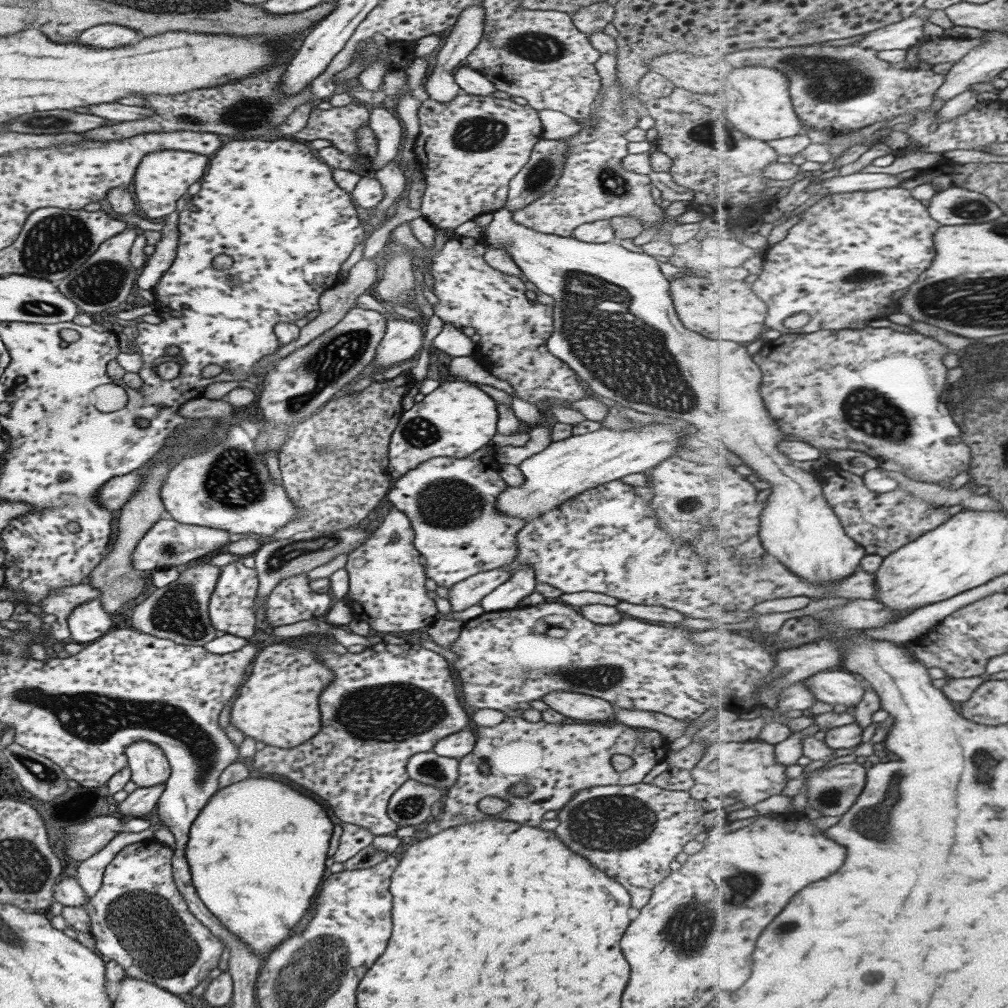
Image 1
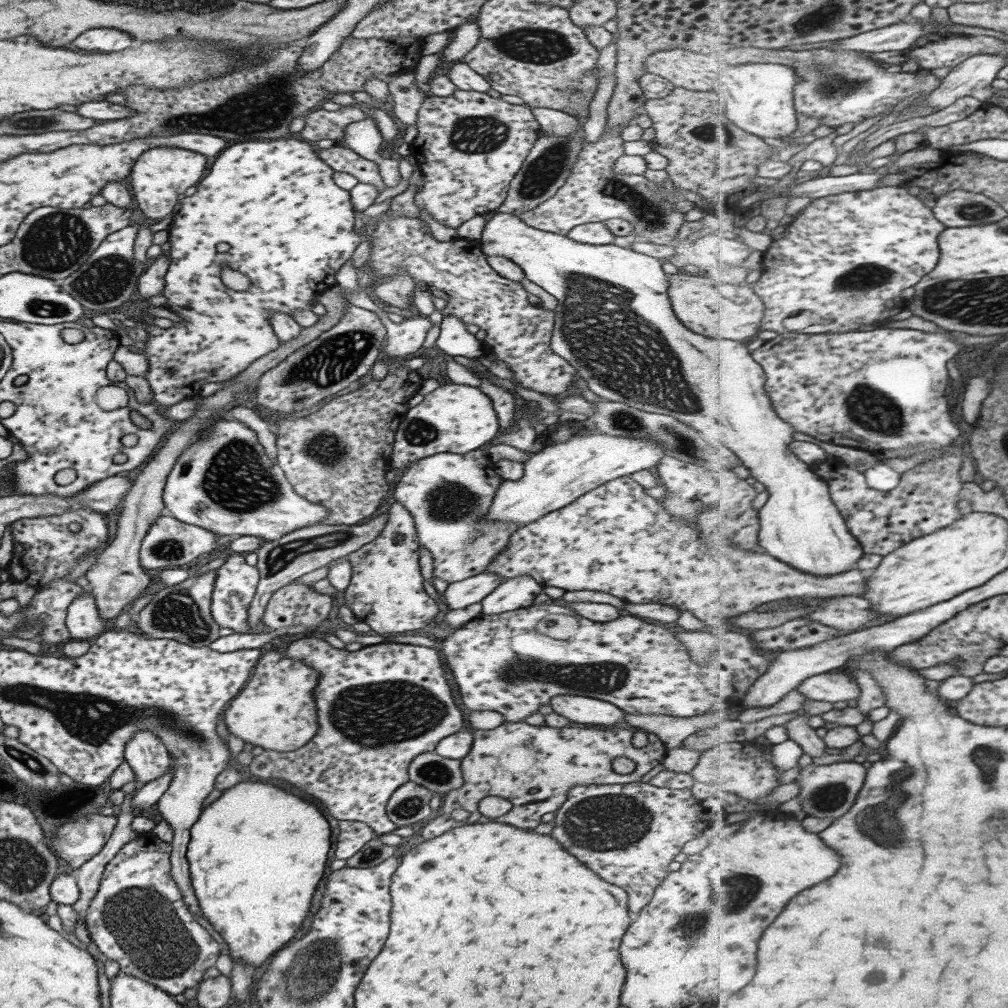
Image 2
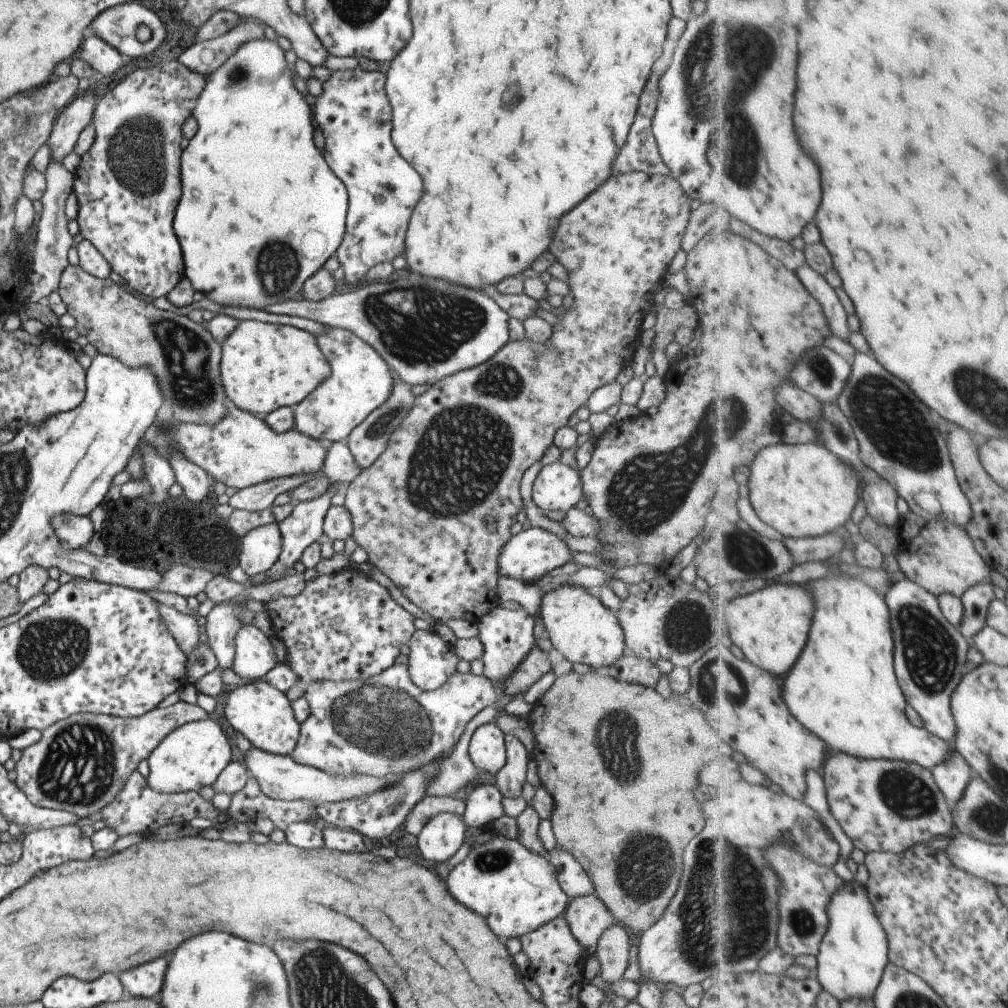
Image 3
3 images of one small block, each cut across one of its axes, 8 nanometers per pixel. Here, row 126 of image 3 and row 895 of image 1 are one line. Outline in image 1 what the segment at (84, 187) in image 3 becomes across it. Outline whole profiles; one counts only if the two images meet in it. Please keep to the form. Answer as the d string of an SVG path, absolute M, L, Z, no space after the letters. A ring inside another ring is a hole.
M154 838L135 842L117 852L105 867L102 884L83 907L89 917L88 932L95 940L96 954L116 962L127 977L142 980L171 994L189 993L206 974L217 967L222 953L220 940L188 910L171 875L172 850Z

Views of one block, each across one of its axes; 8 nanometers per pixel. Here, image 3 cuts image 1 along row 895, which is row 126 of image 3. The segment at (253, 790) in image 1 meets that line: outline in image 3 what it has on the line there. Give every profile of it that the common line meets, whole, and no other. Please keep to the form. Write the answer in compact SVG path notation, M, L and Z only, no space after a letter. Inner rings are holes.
M265 38L247 40L233 52L233 56L225 58L225 62L217 70L213 70L210 75L205 75L203 90L191 112L191 116L197 122L197 132L181 151L181 196L172 218L172 229L183 259L183 277L189 280L193 292L200 292L211 302L222 307L241 306L241 308L263 310L269 304L285 302L299 296L305 280L323 266L325 260L333 255L343 240L347 208L346 188L335 173L329 170L329 166L321 158L322 153L313 144L311 136L315 126L310 101L295 88L292 70L287 68L283 52L274 40Z

